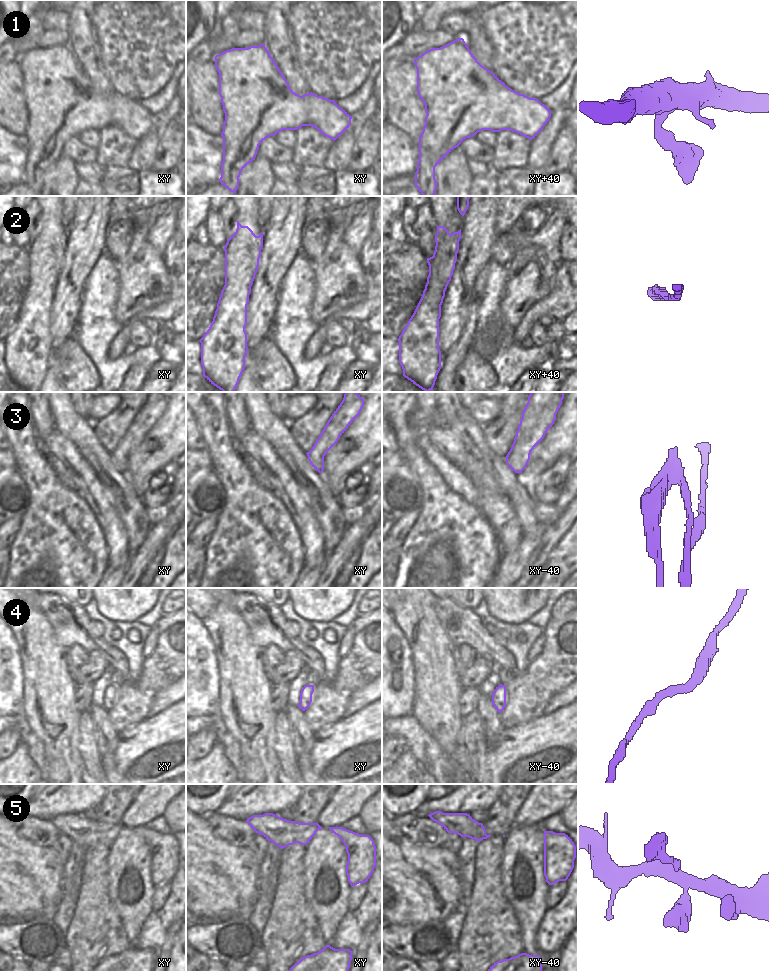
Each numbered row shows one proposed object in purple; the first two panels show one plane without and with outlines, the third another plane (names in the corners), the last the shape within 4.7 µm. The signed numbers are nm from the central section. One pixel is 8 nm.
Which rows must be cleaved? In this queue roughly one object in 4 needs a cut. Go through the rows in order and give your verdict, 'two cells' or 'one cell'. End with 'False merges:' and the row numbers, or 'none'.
1: one cell
2: two cells
3: two cells
4: one cell
5: one cell
False merges: 2, 3

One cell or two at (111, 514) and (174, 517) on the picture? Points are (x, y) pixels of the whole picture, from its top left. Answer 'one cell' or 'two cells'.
two cells

